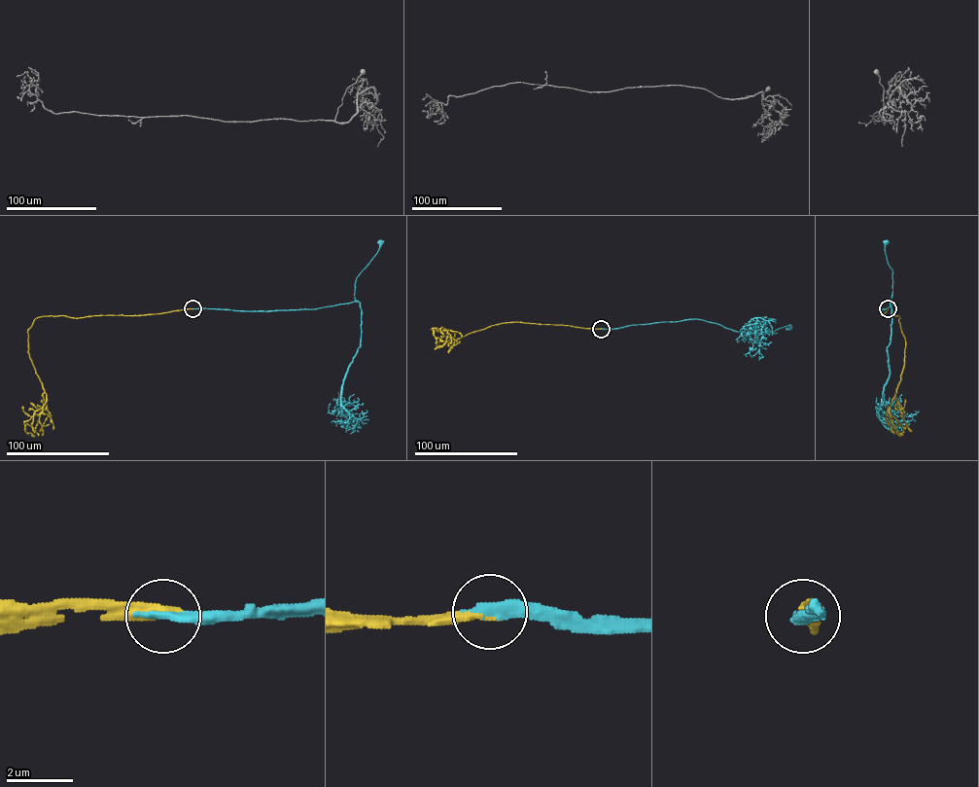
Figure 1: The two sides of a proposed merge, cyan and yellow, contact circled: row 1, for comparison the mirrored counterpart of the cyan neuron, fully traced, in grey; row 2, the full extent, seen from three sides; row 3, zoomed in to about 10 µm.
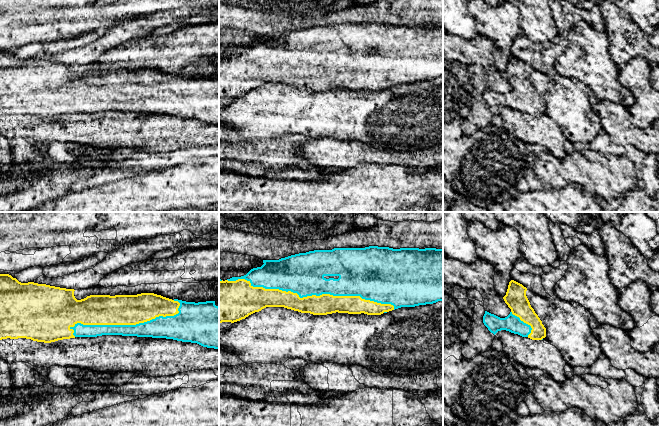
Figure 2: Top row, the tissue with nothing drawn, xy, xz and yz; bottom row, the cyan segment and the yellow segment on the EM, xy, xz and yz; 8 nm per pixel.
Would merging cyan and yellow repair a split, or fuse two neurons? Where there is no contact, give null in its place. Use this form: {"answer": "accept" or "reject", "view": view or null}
{"answer": "accept", "view": "xz"}

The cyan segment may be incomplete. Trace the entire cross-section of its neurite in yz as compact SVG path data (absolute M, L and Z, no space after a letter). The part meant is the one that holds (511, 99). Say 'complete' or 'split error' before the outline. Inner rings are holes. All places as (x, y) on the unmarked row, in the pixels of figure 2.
split error | M511 56L506 71L505 79L511 85L510 90L500 94L485 87L483 99L494 111L501 106L506 106L532 116L542 116L546 113L546 104L531 83L526 72L527 64Z

